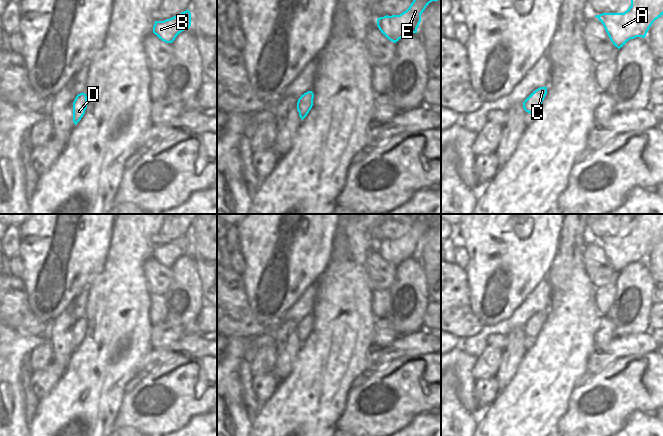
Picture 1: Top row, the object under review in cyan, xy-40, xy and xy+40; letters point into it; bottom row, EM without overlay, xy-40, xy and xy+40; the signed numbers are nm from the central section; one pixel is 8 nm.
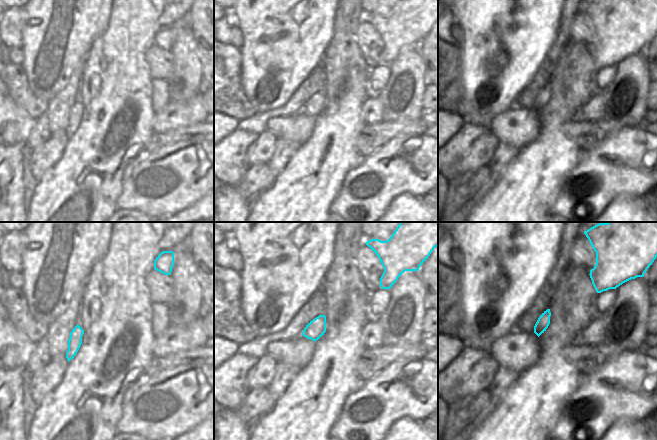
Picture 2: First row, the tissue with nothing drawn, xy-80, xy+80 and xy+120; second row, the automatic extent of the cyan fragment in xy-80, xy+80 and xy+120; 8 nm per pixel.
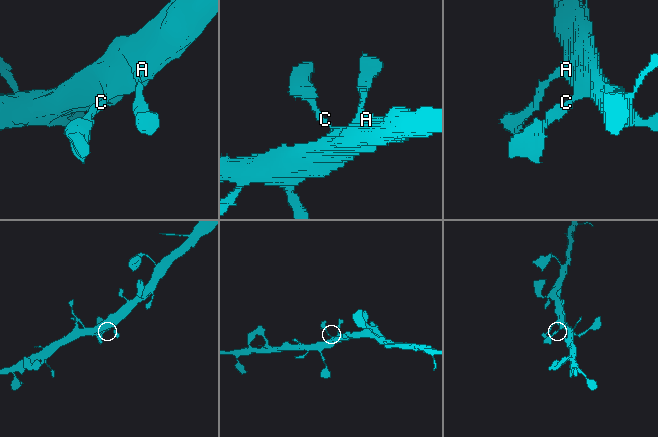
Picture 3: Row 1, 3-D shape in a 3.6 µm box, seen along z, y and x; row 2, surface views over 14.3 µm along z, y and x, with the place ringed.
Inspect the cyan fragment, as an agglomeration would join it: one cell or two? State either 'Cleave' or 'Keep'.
Keep

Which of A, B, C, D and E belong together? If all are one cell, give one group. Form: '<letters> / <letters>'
A B C D E

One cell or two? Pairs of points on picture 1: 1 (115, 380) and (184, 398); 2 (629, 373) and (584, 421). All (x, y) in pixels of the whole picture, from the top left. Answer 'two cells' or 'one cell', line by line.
1: two cells
2: one cell

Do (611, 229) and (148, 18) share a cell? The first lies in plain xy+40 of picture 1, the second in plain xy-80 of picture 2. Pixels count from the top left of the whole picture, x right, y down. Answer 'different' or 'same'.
different

